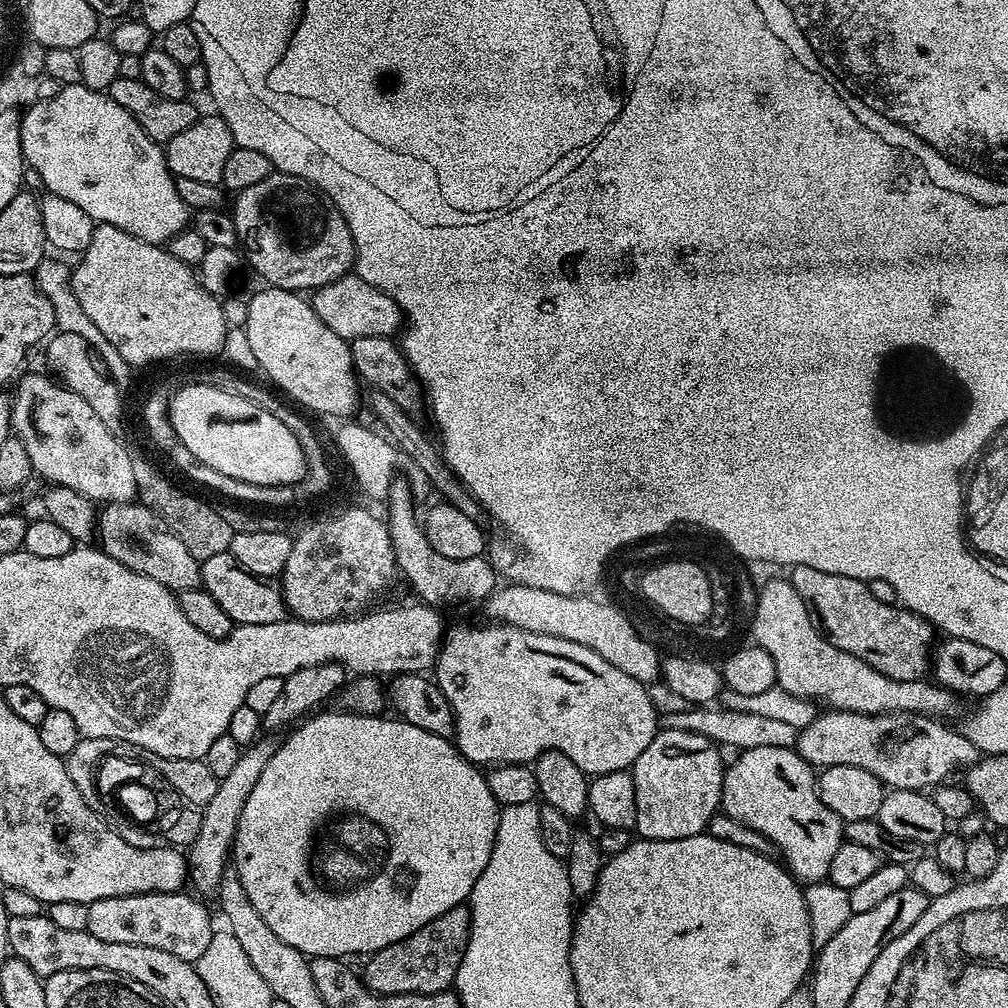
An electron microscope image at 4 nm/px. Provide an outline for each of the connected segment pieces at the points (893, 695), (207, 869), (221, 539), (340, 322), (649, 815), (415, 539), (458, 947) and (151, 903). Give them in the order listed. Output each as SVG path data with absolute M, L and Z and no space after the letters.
M791 579L772 580L764 589L760 588L752 613L754 614L751 639L762 650L766 650L770 658L774 658L774 670L779 688L798 698L813 701L828 710L861 712L867 716L876 716L879 712L919 712L926 716L940 718L943 717L943 712L948 712L952 708L954 696L947 688L941 688L939 684L929 682L927 679L891 680L886 678L886 674L874 670L874 666L862 662L862 658L854 658L835 648L816 627L806 602L802 602L798 590L794 590Z
M261 738L255 744L249 744L243 749L238 763L226 774L226 778L219 780L218 790L214 790L214 798L202 806L202 830L198 830L198 838L190 845L186 852L186 859L190 869L190 884L197 888L195 891L215 893L222 878L223 868L230 863L230 853L236 842L236 827L242 818L242 806L246 806L246 798L250 798L250 790L258 783L258 777L266 766L266 762L275 754L277 745L271 744L267 738Z
M133 459L134 482L139 503L145 504L161 522L171 530L190 550L195 560L203 562L206 558L214 558L214 554L228 551L234 525L216 508L211 508L204 500L183 492L176 484L171 484L148 460Z
M349 274L340 276L334 282L323 284L311 293L310 303L314 314L334 330L334 334L351 342L354 338L370 338L371 336L395 337L405 327L404 311L382 290L370 286L370 282L361 276Z
M663 729L638 754L630 769L634 778L634 798L638 802L635 835L641 840L677 840L699 836L705 831L710 818L721 811L722 782L726 760L720 757L721 749L700 733L686 730Z
M396 478L392 481L386 505L388 505L386 523L390 542L394 546L399 575L408 579L413 590L420 595L417 597L423 603L433 606L441 606L440 604L476 604L479 600L480 603L487 601L488 597L496 591L498 587L496 568L488 561L488 558L479 556L478 558L470 558L466 562L451 560L442 554L438 554L438 550L434 550L434 546L430 546L418 512L416 516L418 504L412 497L406 479Z
M471 907L451 908L446 910L446 914L438 914L434 922L426 922L426 926L422 926L422 930L414 930L410 938L402 938L402 942L394 942L371 953L363 961L365 964L362 979L365 986L372 992L377 992L379 996L449 991L456 983L462 954L466 954L471 925Z
M181 890L179 892L151 892L150 894L130 894L129 896L115 896L114 898L102 898L96 900L94 903L88 905L88 913L90 914L90 922L88 923L88 931L94 934L94 938L103 938L106 942L130 942L134 946L155 946L158 950L166 950L169 954L175 954L177 958L183 960L191 960L197 962L202 958L206 948L210 944L210 940L214 933L214 926L212 926L212 916L208 913L207 908L199 904L195 900L195 895L187 896L187 891Z

